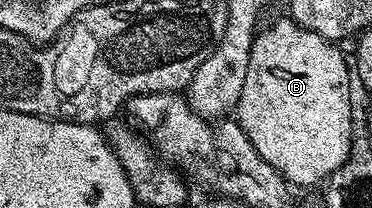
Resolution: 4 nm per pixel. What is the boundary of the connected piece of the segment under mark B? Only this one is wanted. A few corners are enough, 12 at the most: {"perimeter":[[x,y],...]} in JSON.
{"perimeter":[[290,17],[252,42],[234,115],[297,188],[346,161],[349,60]]}

